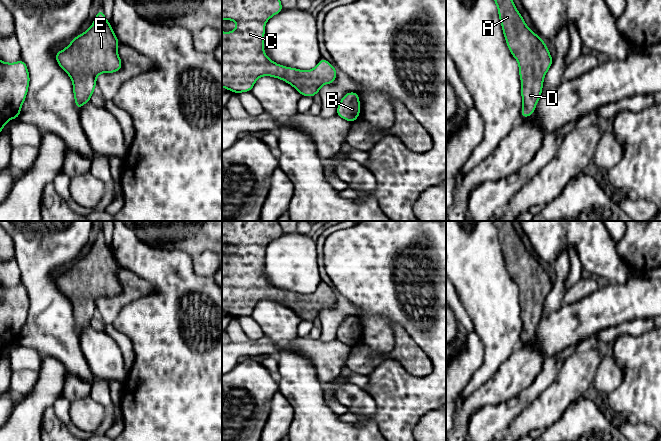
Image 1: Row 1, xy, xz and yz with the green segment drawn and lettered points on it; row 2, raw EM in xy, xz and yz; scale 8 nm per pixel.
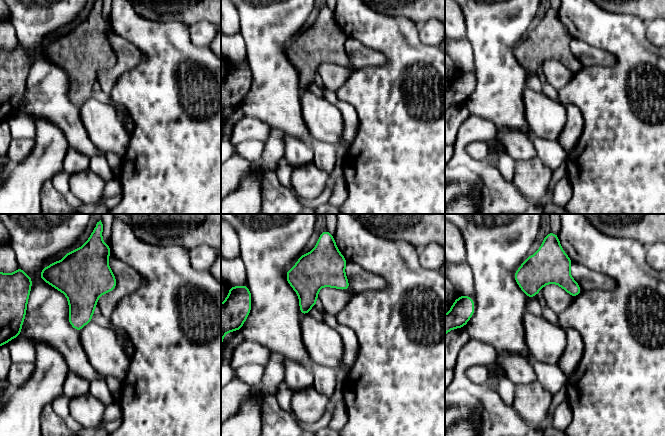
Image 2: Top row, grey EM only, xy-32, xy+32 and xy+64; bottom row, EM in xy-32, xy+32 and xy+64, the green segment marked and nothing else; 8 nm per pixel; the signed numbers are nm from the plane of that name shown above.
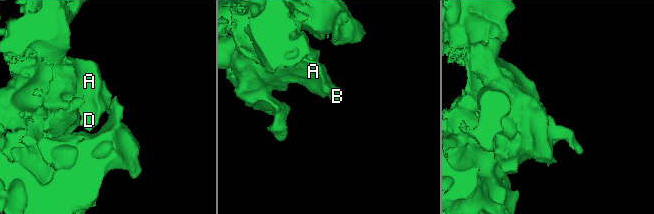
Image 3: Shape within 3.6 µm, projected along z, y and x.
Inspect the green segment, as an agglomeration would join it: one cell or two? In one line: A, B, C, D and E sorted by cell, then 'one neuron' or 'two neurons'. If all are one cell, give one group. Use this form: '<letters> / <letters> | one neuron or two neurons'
A B C D E | one neuron

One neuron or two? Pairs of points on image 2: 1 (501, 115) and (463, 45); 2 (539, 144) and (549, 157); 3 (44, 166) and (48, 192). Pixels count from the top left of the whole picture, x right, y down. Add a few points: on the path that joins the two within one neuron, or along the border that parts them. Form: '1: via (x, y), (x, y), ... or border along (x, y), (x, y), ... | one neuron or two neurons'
1: border along (470, 43), (475, 74) | two neurons
2: via (542, 147), (549, 154) | one neuron
3: border along (50, 179), (42, 186), (40, 203) | two neurons

